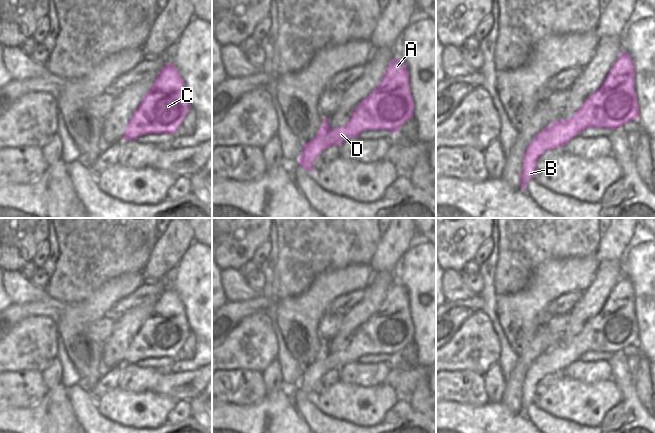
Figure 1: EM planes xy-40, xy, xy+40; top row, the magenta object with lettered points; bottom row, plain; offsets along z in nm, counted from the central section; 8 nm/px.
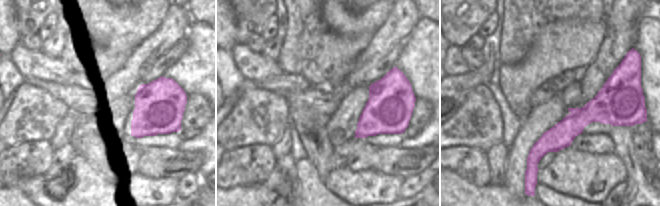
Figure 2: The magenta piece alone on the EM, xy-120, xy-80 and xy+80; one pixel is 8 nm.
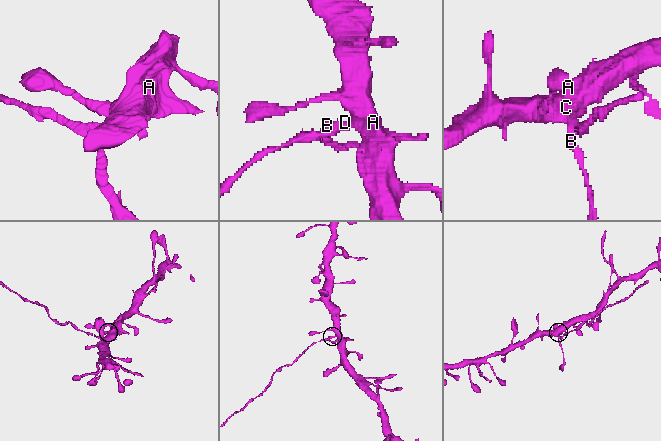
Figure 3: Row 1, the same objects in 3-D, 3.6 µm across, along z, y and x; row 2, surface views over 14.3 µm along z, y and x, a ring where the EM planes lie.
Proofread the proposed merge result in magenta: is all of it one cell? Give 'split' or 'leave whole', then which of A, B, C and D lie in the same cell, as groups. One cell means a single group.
split; groups A C / B D

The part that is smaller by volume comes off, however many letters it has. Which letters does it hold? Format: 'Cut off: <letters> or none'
Cut off: B, D

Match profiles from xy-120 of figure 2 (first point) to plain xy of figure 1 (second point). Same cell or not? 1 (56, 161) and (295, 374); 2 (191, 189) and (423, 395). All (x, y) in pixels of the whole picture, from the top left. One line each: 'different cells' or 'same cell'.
1: different cells
2: different cells

